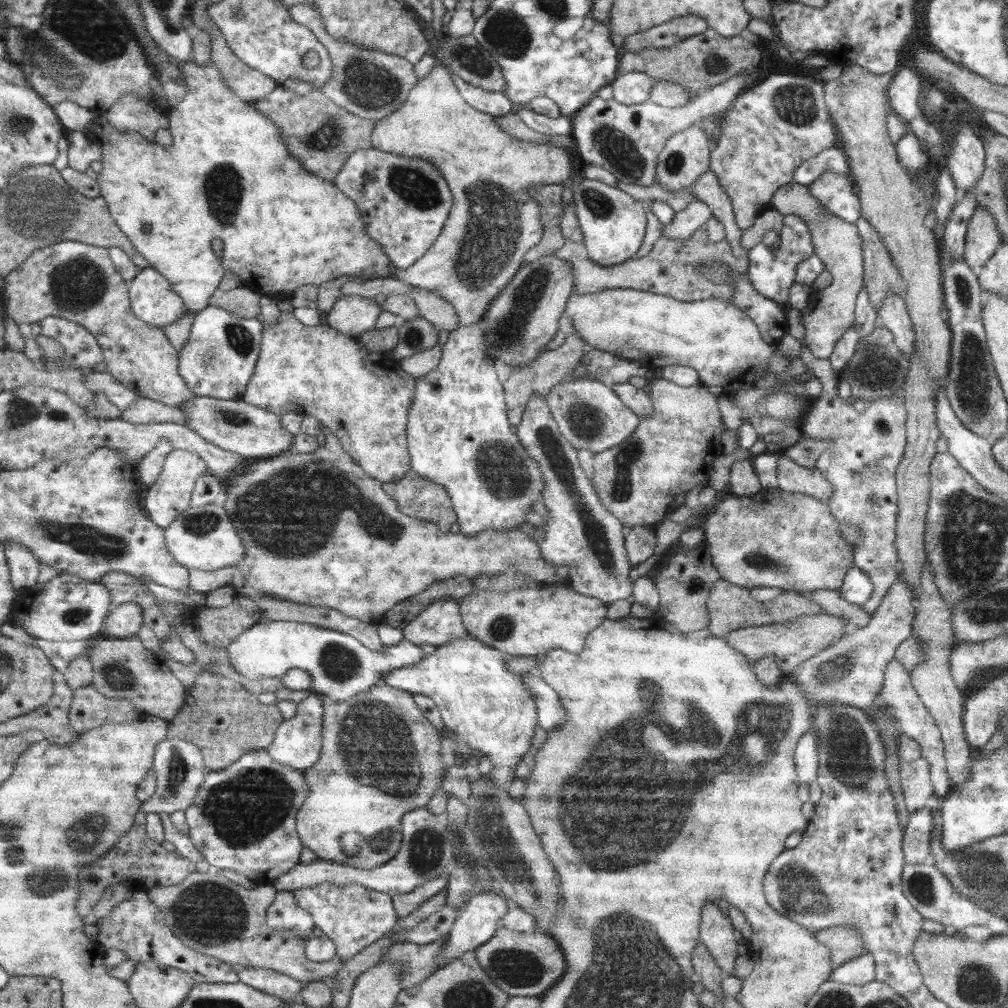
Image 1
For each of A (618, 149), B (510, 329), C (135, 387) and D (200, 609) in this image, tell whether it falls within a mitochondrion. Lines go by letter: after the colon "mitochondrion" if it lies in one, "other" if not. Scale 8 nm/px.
A: mitochondrion
B: mitochondrion
C: other
D: other

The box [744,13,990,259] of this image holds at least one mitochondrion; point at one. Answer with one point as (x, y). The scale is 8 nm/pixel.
(795, 103)

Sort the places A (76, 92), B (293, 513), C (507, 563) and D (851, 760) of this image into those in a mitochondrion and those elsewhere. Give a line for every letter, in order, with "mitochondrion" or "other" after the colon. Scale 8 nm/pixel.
A: other
B: mitochondrion
C: other
D: mitochondrion

